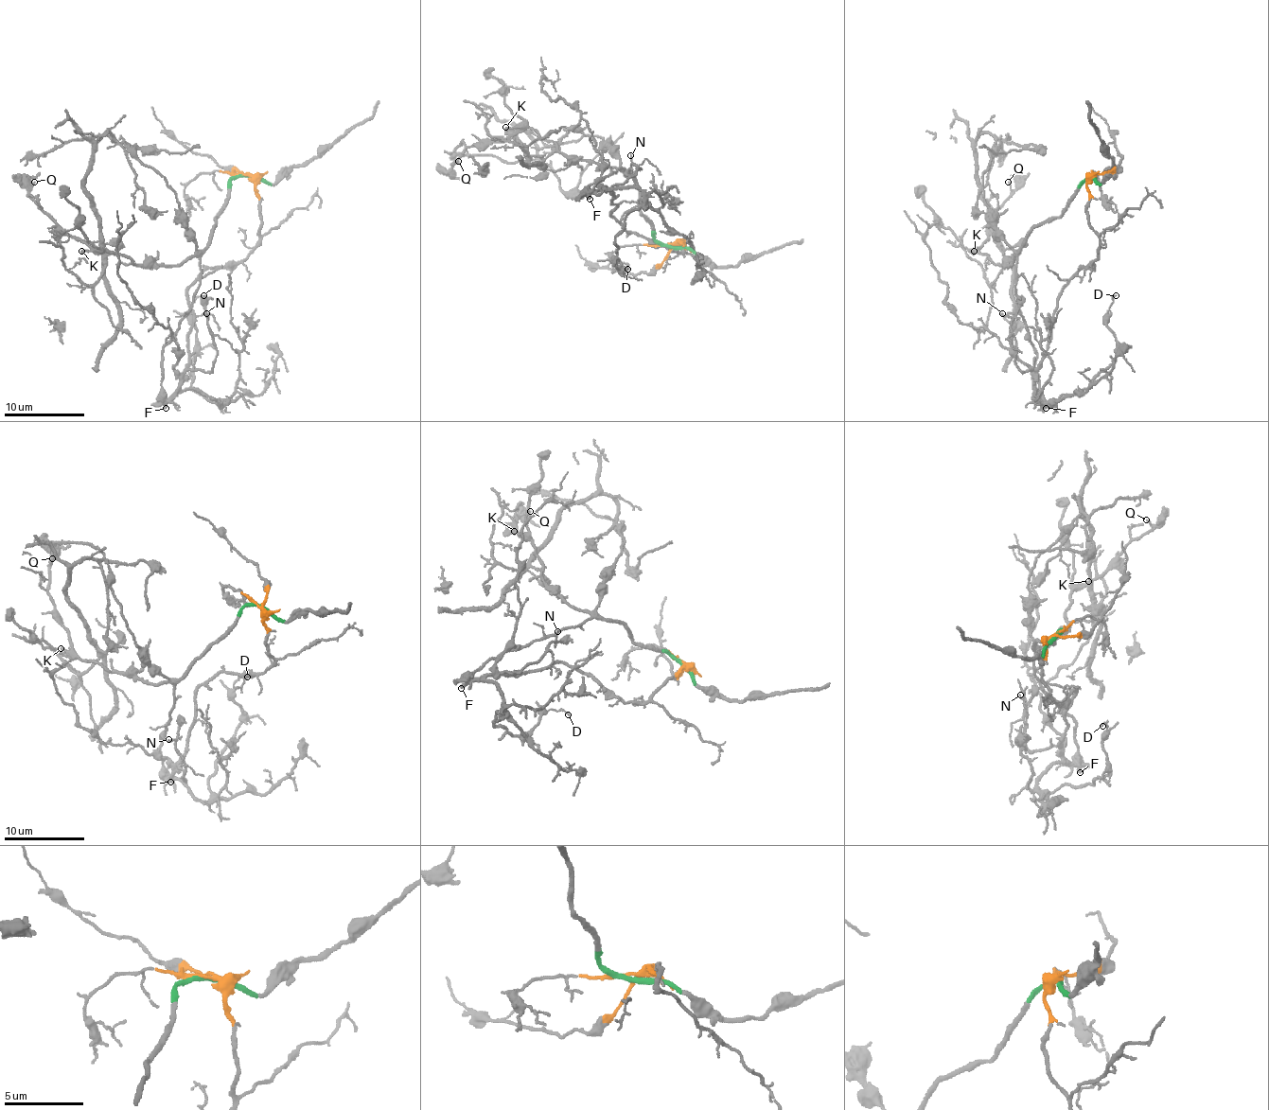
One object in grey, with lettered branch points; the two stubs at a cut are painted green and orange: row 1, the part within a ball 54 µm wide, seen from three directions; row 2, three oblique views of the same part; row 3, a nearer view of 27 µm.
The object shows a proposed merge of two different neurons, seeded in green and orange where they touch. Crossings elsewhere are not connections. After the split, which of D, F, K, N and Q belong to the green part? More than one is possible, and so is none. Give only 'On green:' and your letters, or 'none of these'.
On green: F, K, Q

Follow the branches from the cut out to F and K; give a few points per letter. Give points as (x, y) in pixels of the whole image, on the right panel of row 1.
F: (1092, 175), (1058, 217), (1036, 225), (1018, 255), (1018, 308), (1036, 354), (1038, 398), (1046, 409)
K: (1092, 175), (1084, 181), (1058, 217), (1036, 225), (1010, 266), (994, 263), (988, 255), (976, 249), (974, 252)

